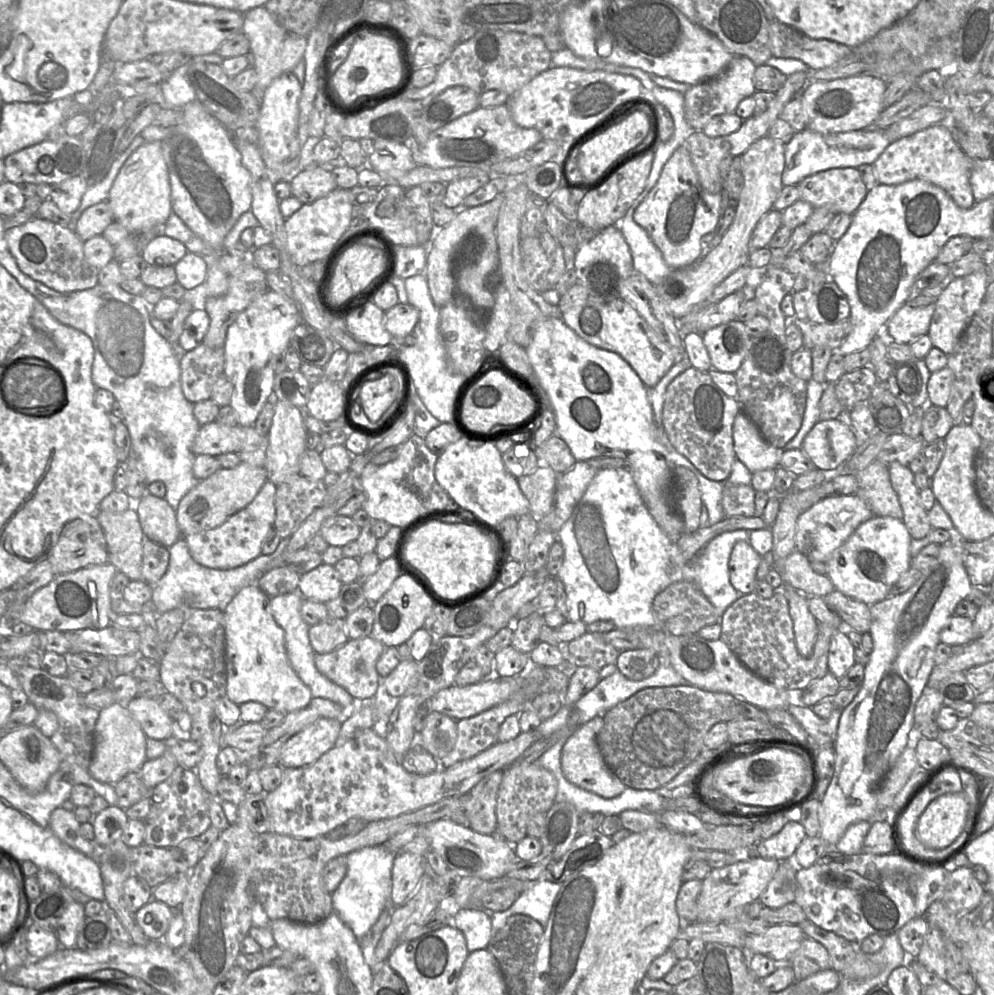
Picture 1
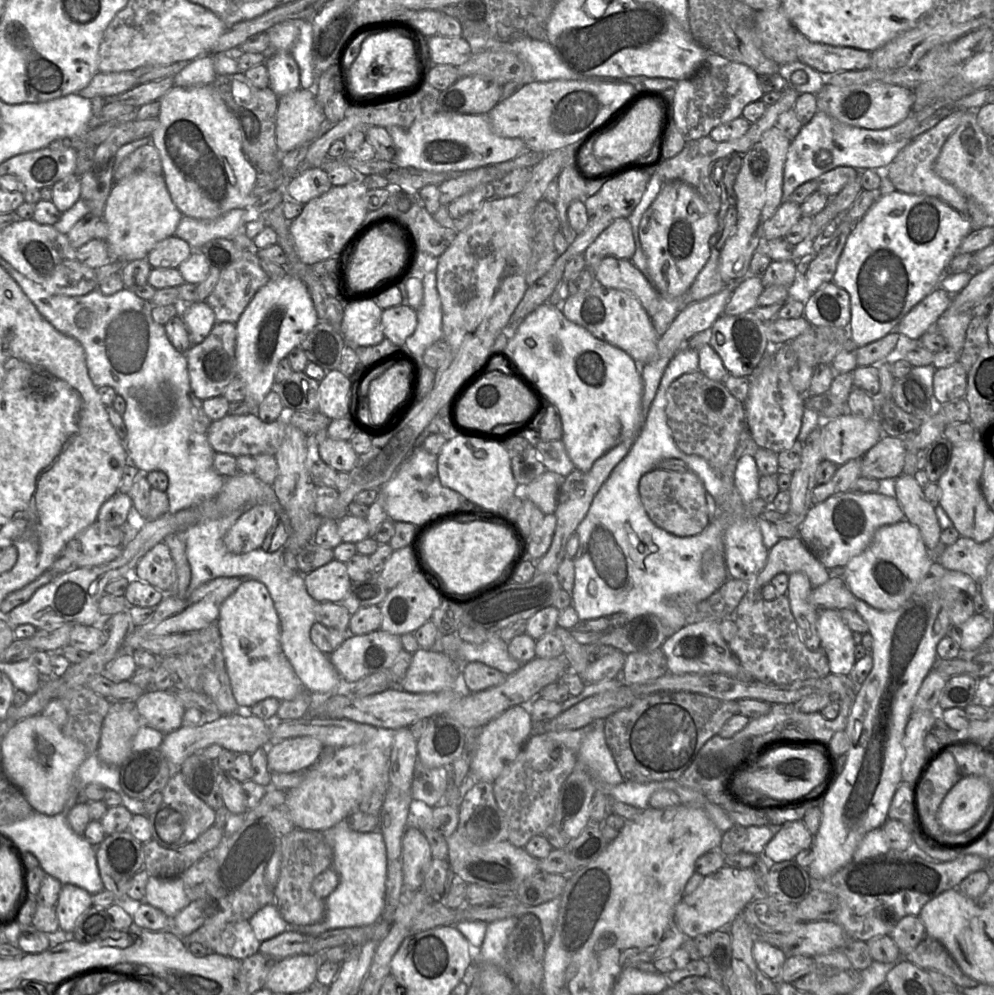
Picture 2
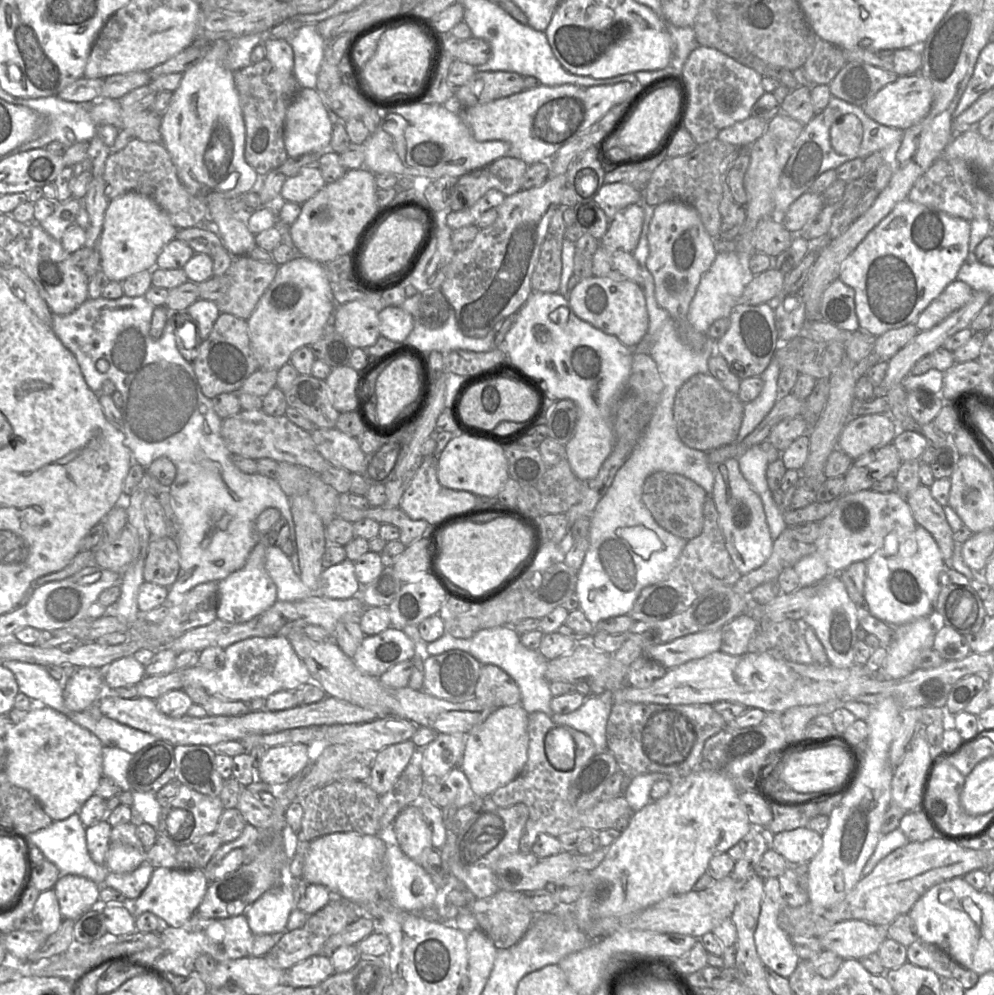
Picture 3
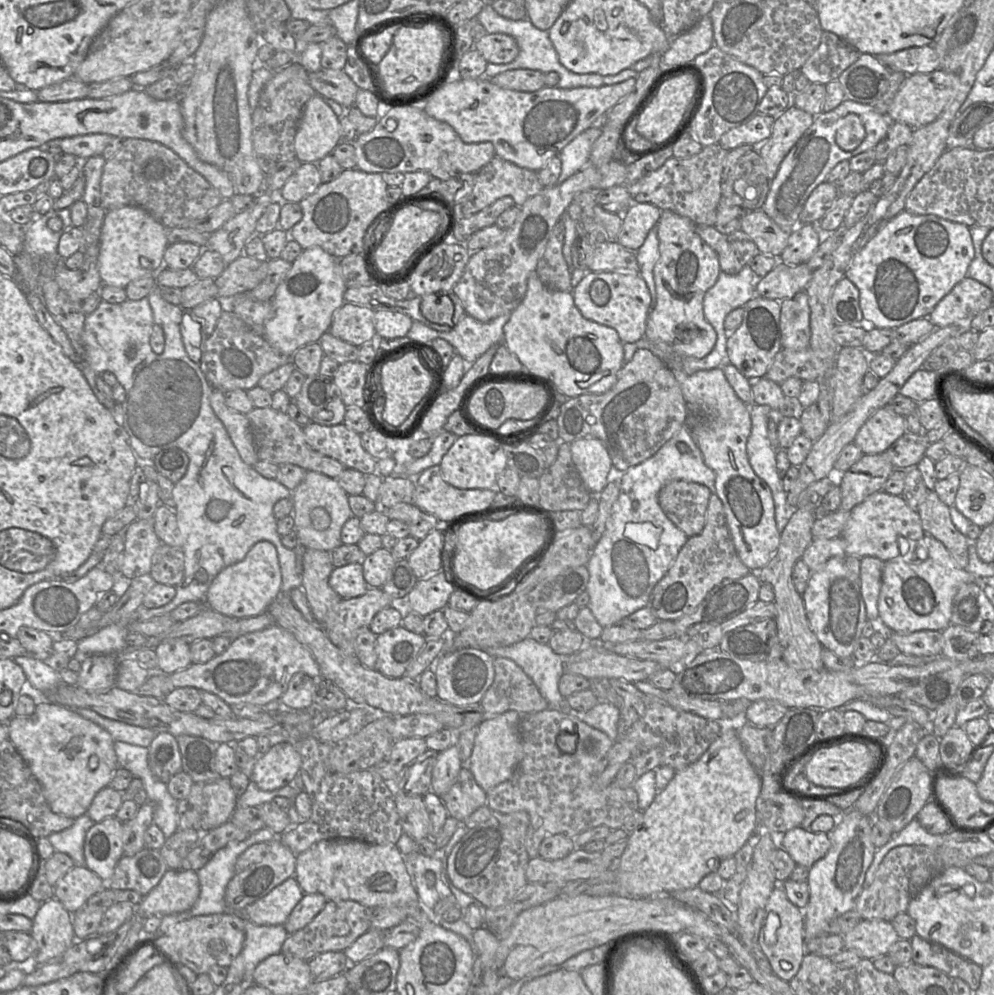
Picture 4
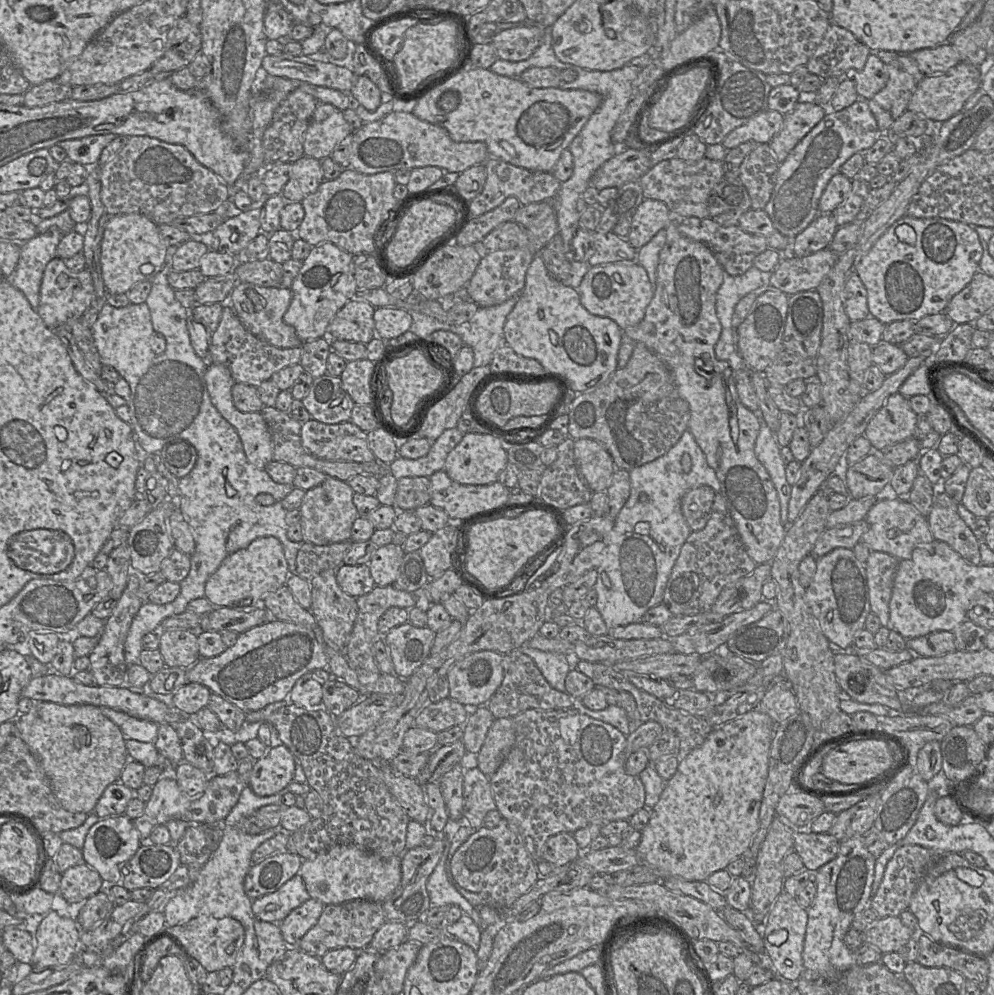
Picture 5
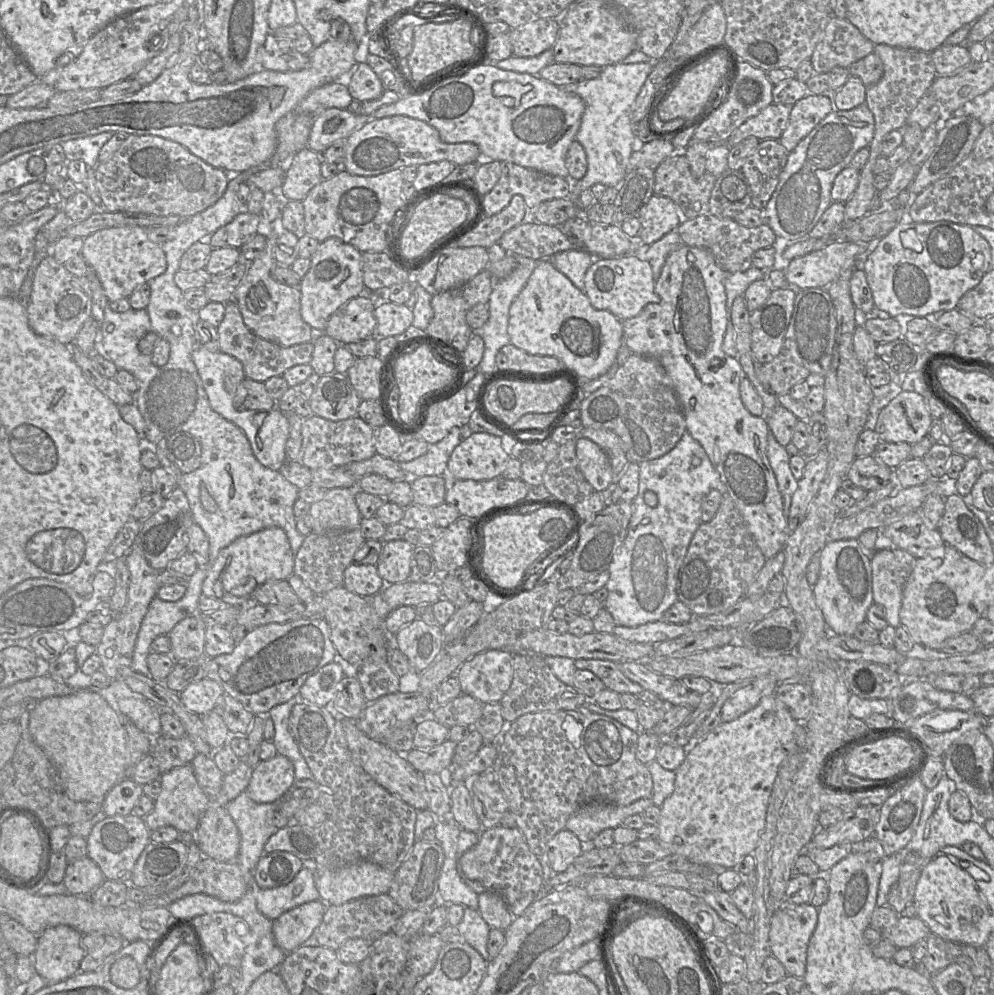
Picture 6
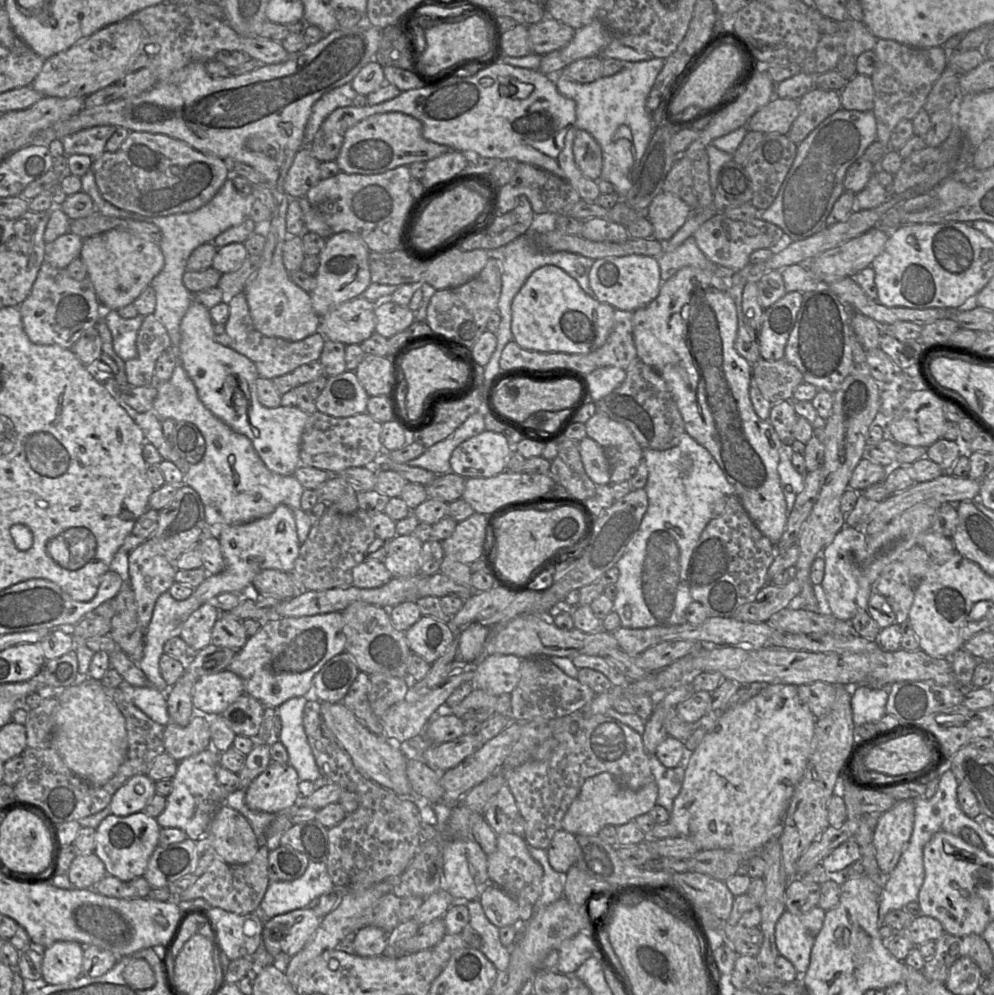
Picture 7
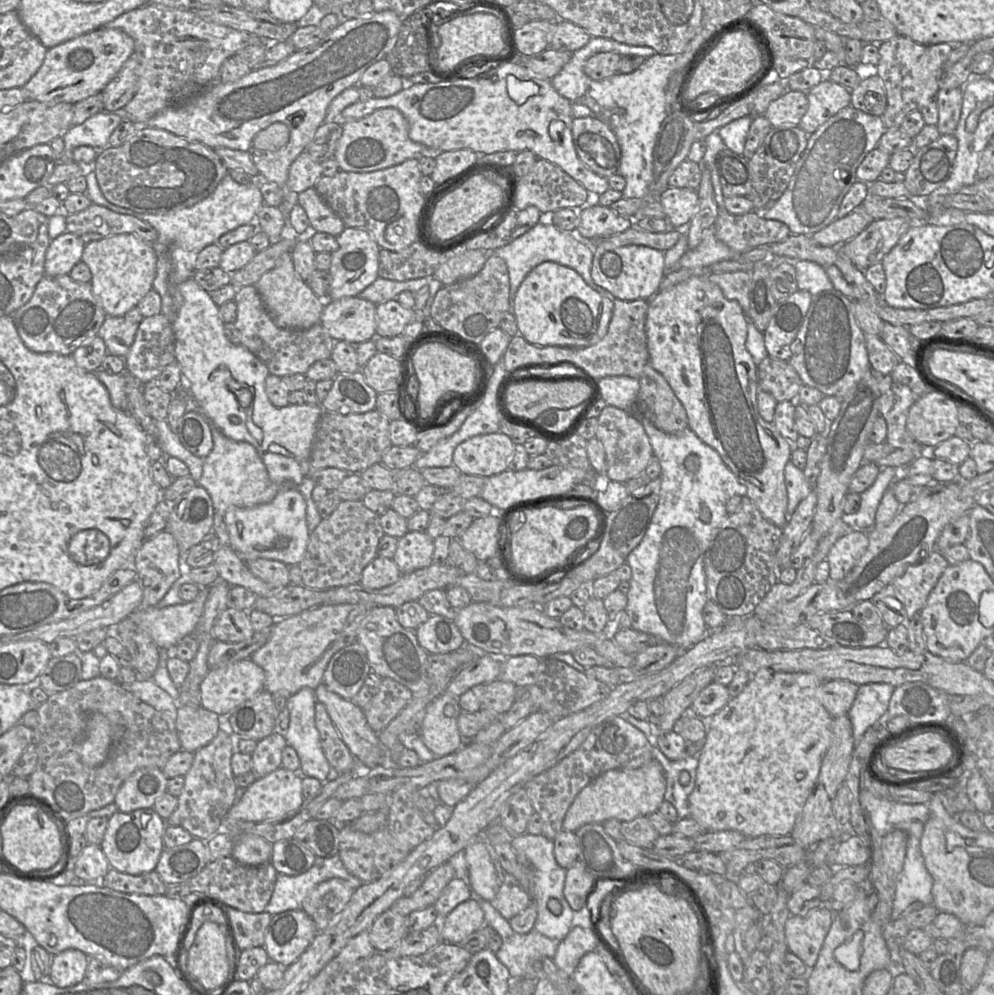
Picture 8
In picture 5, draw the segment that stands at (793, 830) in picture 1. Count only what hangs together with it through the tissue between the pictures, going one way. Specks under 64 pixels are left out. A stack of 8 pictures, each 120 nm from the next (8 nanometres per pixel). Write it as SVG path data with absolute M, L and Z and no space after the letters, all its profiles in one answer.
M807 830L795 832L793 850L800 856L806 869L817 871L834 859L840 841L829 833L814 833Z

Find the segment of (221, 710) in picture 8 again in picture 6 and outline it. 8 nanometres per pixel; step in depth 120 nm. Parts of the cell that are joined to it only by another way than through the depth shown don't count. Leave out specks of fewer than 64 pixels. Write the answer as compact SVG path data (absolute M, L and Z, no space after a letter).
M203 678L189 684L179 693L179 696L187 709L199 716L203 716L215 710L224 694L226 693L218 682Z

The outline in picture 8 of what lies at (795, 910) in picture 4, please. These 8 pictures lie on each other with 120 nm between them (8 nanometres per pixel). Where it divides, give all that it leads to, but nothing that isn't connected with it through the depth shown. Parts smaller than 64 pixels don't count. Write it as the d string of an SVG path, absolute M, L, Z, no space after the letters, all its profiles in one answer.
M821 905L805 916L790 915L785 923L788 951L813 968L833 921L833 911Z

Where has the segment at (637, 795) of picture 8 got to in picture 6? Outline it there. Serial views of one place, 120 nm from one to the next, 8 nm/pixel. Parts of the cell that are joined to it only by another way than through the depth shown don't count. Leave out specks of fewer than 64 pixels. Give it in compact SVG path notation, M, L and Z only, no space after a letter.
M651 797L641 798L629 805L619 806L609 803L591 803L580 807L566 822L565 829L573 832L584 844L592 840L604 829L615 829L622 821L653 805Z

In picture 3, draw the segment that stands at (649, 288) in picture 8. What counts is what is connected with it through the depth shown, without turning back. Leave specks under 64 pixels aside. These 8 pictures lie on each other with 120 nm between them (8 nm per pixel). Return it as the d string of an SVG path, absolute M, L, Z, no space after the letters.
M592 276L580 280L565 296L574 313L601 331L616 336L629 348L638 346L649 328L646 299L641 285L630 280Z

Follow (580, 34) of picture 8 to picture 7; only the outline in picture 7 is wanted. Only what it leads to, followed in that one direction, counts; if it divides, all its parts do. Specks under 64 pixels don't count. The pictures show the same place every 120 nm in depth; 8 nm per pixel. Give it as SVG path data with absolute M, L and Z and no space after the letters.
M546 16L540 22L528 25L532 53L545 55L566 46L573 39L575 29Z

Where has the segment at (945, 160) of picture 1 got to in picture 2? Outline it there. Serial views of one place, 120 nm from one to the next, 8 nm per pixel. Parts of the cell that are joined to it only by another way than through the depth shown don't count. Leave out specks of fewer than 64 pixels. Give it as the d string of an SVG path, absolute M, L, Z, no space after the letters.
M958 110L950 113L934 127L913 139L900 150L894 160L883 172L892 183L894 190L908 194L927 195L939 198L961 215L969 218L967 197L955 186L939 177L934 171L935 162L945 142L959 127L966 111L967 110Z

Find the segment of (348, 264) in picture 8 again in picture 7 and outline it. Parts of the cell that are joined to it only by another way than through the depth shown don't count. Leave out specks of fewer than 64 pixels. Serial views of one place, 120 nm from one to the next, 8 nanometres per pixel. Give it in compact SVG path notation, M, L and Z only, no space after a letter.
M339 232L326 239L323 250L318 254L320 264L315 274L316 287L310 292L314 311L320 317L353 298L361 296L371 283L369 254L363 240L351 232Z

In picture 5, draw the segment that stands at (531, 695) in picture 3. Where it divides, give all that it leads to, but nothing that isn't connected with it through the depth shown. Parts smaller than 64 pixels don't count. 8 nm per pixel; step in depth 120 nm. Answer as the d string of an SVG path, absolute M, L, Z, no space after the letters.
M525 644L520 649L538 667L547 682L556 690L566 692L565 679L571 669L576 669L577 658L569 658L561 653L538 650Z

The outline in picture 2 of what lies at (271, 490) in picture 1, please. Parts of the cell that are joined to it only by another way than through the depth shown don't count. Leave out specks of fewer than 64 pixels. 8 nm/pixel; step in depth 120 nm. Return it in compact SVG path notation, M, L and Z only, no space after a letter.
M256 504L245 510L224 536L226 549L243 554L262 547L278 512L266 504Z

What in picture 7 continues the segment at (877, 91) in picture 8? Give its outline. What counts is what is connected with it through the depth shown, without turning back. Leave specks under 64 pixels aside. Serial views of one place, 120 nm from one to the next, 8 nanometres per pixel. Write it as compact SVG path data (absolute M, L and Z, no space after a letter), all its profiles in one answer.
M857 73L840 91L840 97L843 109L857 111L873 110L875 91L872 78Z

